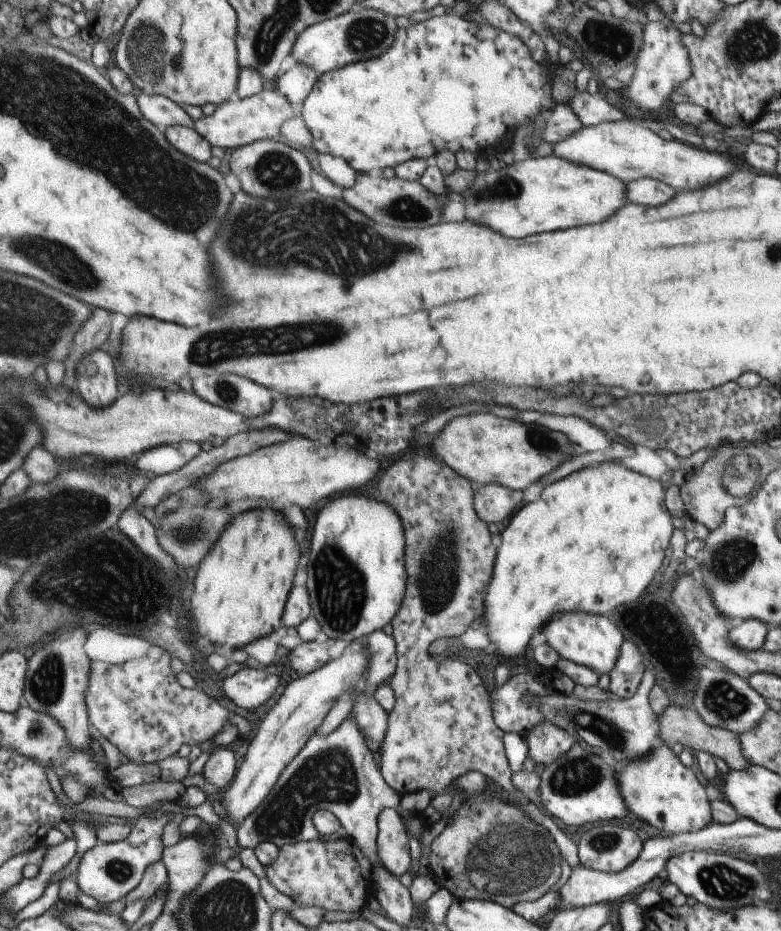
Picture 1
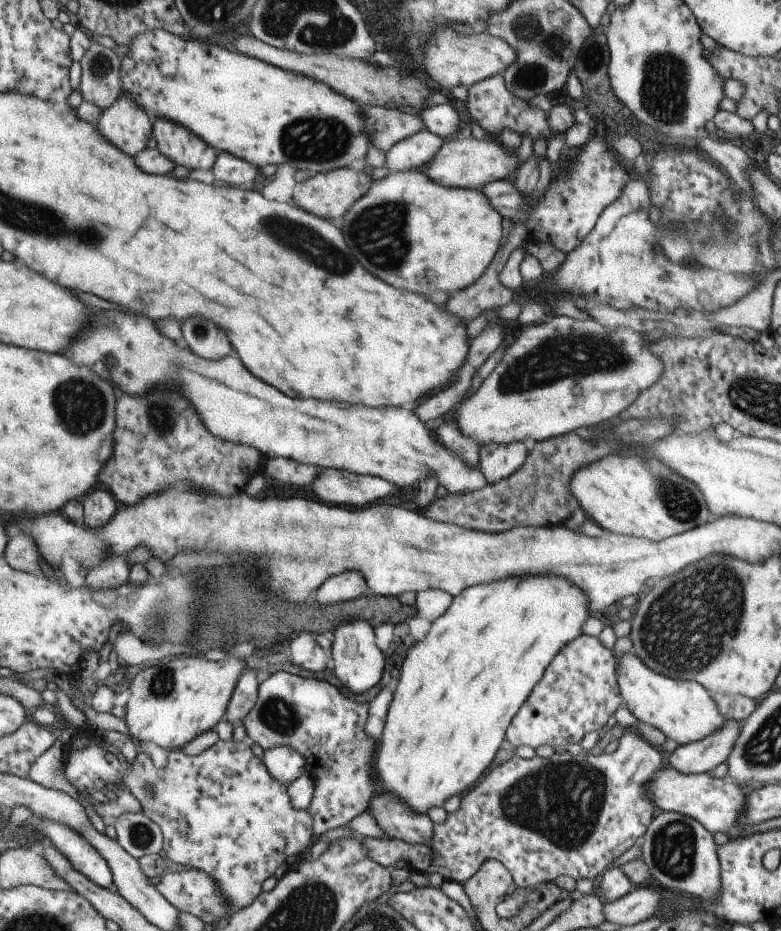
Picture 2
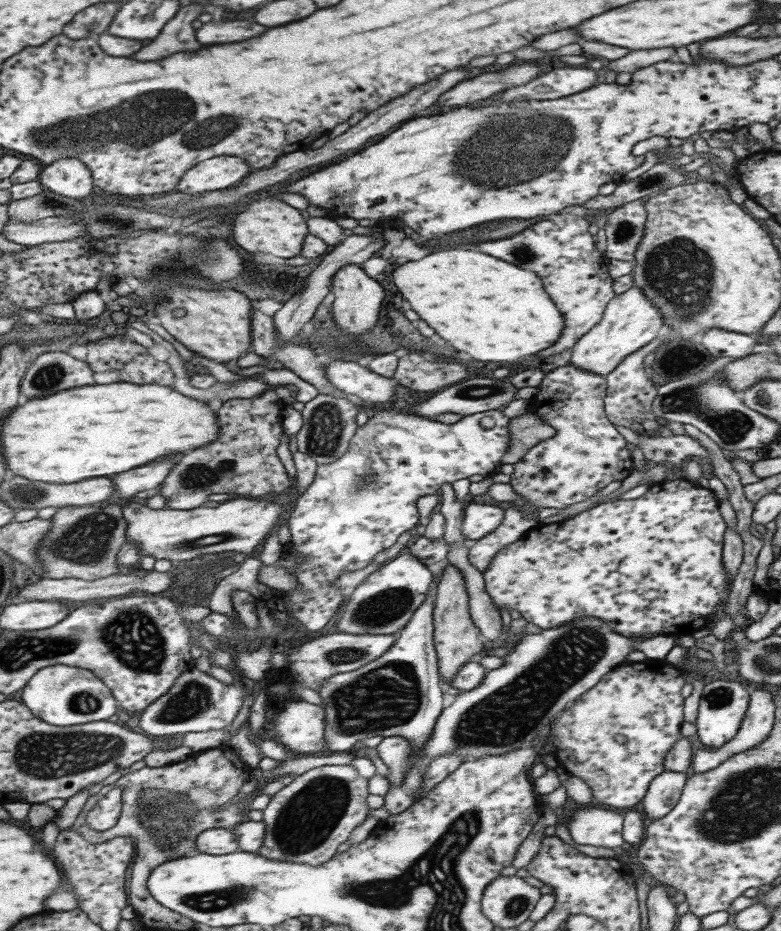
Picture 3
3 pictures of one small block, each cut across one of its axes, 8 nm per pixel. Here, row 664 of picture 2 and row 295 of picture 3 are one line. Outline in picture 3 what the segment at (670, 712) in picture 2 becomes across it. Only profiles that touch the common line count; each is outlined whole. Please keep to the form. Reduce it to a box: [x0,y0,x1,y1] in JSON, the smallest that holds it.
[569,287,663,377]

